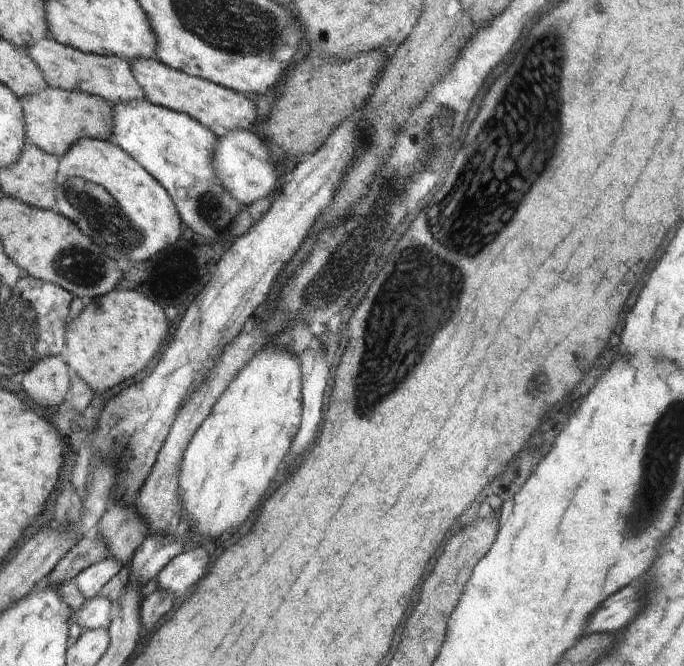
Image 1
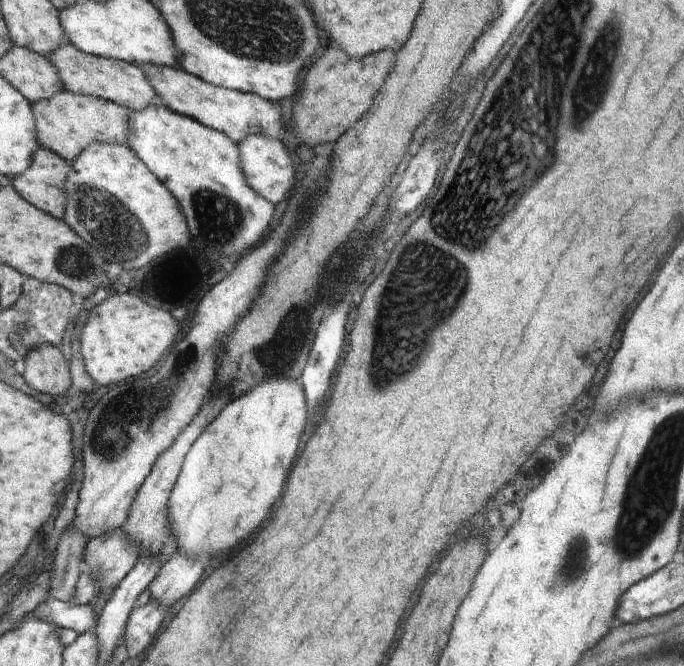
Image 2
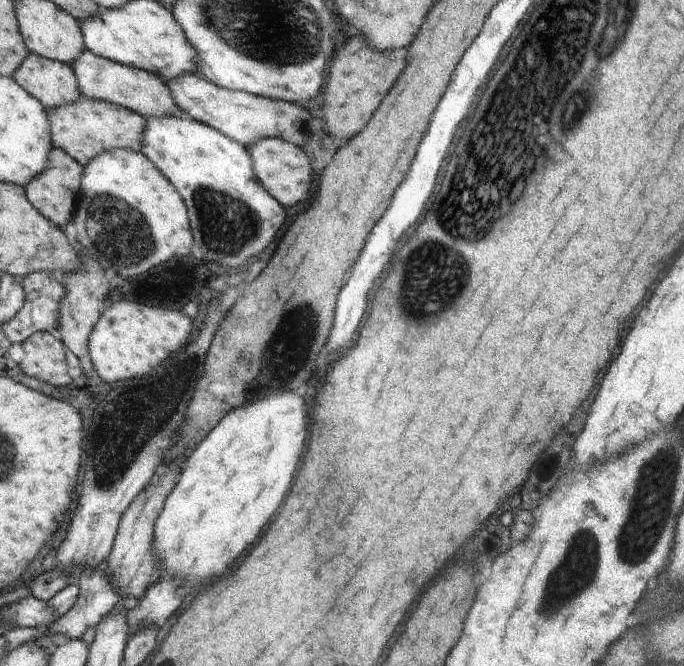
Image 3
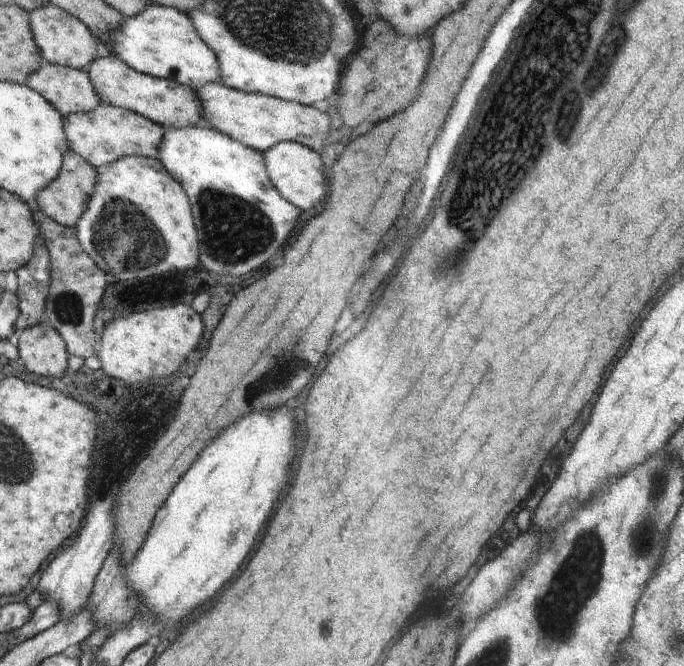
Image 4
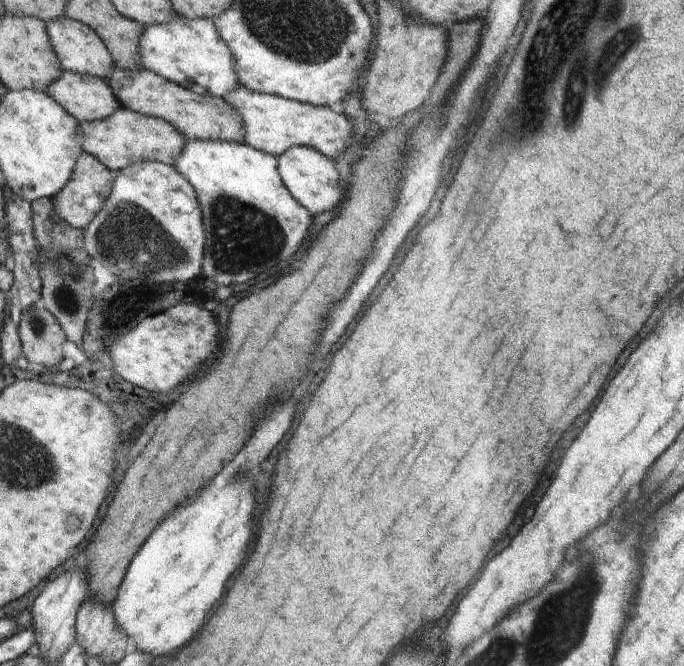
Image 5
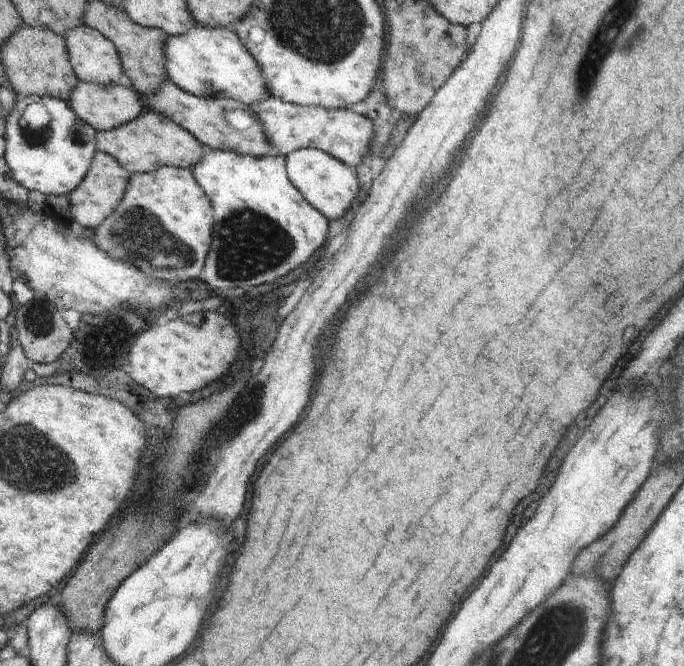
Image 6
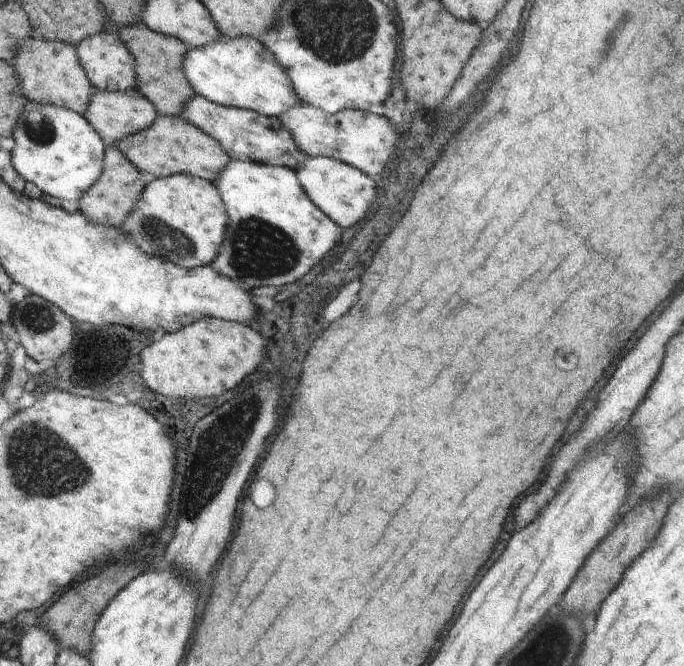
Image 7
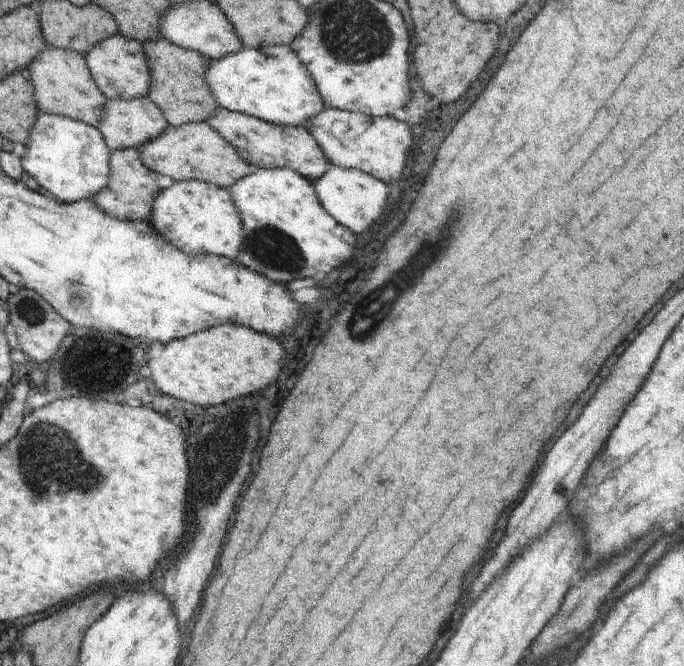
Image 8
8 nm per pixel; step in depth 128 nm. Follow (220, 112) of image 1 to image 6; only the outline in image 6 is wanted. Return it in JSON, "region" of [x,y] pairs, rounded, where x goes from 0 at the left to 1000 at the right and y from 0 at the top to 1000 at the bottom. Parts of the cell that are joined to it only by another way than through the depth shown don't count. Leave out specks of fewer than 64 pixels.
{"region":[[[392,146],[367,161],[380,176],[387,206],[409,233],[418,234],[427,227],[453,221],[485,233],[513,252],[534,254],[537,249],[532,237],[541,228],[547,198],[544,183],[532,173],[515,164],[478,164],[462,158],[420,155],[404,146]]]}

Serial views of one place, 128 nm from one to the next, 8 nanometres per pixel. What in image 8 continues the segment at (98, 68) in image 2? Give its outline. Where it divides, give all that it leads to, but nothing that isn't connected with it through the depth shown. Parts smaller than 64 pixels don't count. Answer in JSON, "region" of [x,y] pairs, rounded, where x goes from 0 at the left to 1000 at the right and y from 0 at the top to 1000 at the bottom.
{"region":[[[322,159],[301,185],[322,200],[361,245],[370,246],[376,252],[423,252],[459,275],[474,264],[484,246],[461,207],[444,191],[402,188],[357,170],[335,167]]]}

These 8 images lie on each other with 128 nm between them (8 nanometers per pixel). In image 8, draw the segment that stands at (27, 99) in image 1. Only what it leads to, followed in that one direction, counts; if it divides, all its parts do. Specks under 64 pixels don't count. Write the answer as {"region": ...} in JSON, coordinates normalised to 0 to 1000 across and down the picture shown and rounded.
{"region":[[[272,185],[246,189],[230,209],[202,222],[209,245],[231,261],[257,272],[298,272],[335,284],[345,272],[376,255],[361,245],[341,219],[304,185]]]}

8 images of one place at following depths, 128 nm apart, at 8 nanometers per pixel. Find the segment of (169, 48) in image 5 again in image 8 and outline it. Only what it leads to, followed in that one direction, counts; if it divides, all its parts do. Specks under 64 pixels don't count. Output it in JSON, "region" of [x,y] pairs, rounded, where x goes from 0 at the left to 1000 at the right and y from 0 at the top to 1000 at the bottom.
{"region":[[[424,68],[387,69],[380,74],[355,69],[346,80],[308,90],[300,120],[322,161],[402,188],[447,191],[453,179],[463,176],[477,162],[462,125],[452,114],[452,105],[446,104],[446,96]]]}

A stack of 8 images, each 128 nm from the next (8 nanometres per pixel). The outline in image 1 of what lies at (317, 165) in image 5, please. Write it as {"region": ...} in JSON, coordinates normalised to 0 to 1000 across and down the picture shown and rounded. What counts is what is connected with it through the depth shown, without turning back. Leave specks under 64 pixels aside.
{"region":[[[341,195],[326,206],[319,206],[317,221],[311,227],[311,251],[329,287],[355,308],[365,308],[374,300],[389,297],[404,285],[404,248],[399,245],[396,218],[374,201],[358,195]]]}

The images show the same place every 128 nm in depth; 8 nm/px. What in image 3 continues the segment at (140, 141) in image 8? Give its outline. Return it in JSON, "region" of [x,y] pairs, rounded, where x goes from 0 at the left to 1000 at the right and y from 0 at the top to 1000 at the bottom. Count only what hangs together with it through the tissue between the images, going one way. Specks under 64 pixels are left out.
{"region":[[[44,80],[18,117],[67,162],[85,162],[121,144],[105,99]]]}

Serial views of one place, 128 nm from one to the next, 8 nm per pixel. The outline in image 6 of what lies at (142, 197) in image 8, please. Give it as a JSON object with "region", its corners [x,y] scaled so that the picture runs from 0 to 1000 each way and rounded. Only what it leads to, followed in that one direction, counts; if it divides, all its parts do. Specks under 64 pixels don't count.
{"region":[[[142,227],[129,254],[129,267],[123,266],[123,279],[111,285],[111,291],[101,290],[99,300],[107,330],[120,342],[143,342],[167,315],[173,314],[175,302],[186,290],[187,272],[192,270],[192,258],[184,255],[164,233]]]}

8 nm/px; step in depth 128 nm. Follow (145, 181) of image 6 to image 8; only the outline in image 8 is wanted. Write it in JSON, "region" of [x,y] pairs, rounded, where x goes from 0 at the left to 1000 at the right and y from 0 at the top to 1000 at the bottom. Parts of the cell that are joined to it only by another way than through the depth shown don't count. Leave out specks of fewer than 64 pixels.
{"region":[[[257,272],[234,287],[224,303],[218,333],[227,350],[278,384],[308,381],[341,392],[358,368],[351,320],[333,284],[298,272]]]}

